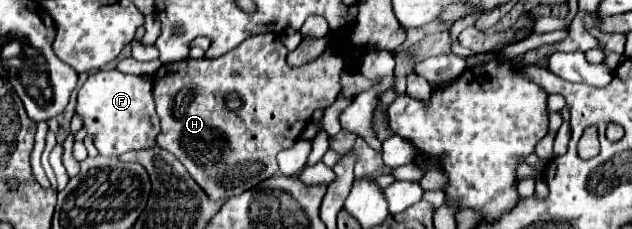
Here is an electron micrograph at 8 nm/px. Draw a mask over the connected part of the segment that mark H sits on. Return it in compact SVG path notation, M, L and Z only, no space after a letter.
M256 34L220 58L164 64L154 74L156 106L168 106L168 112L158 112L162 124L158 146L184 164L210 200L228 200L274 176L278 172L276 154L294 146L314 110L330 106L340 94L340 70L344 66L340 50L328 48L320 58L300 68L290 68L286 54L288 50L278 34Z

